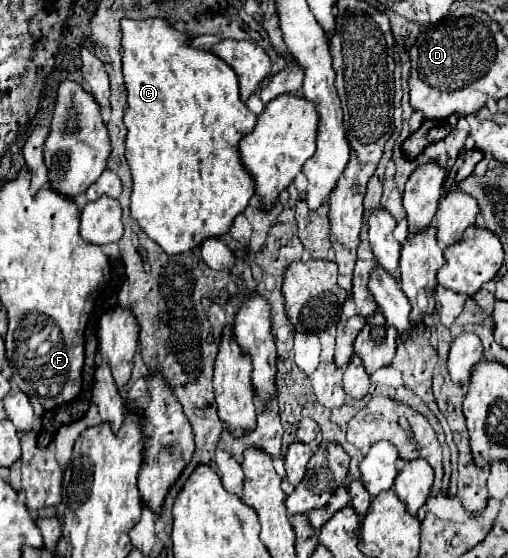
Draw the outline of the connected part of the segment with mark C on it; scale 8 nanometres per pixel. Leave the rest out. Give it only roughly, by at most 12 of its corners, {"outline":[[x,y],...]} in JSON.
{"outline":[[122,19],[130,217],[168,255],[254,179],[234,71]]}

